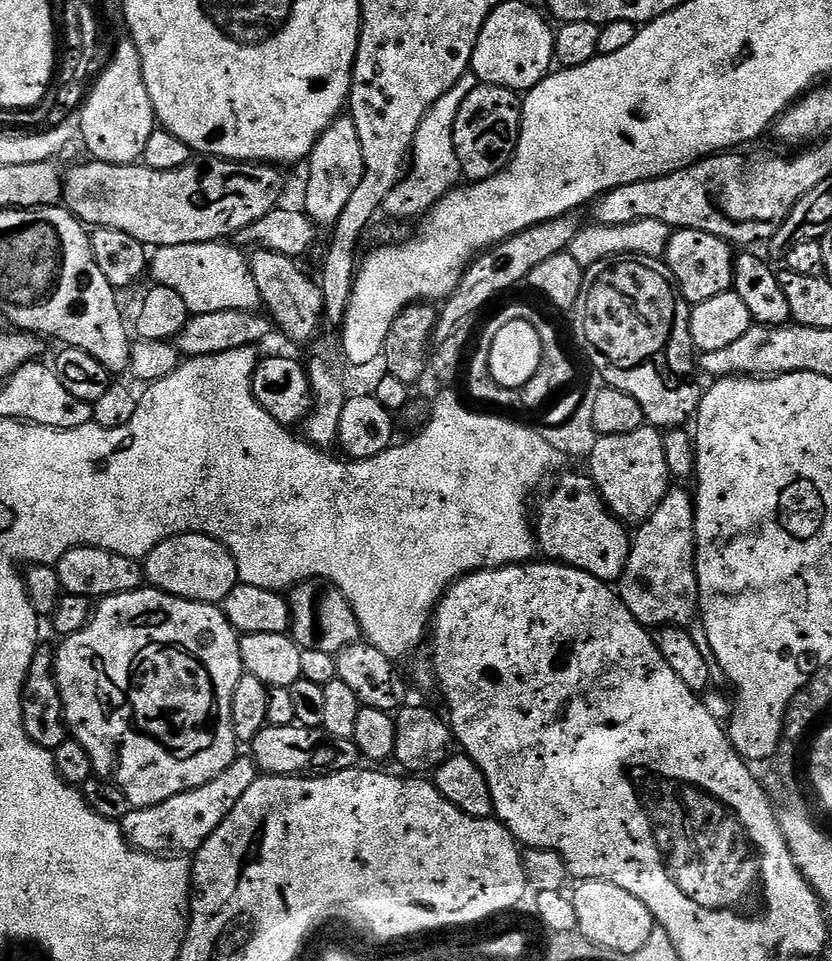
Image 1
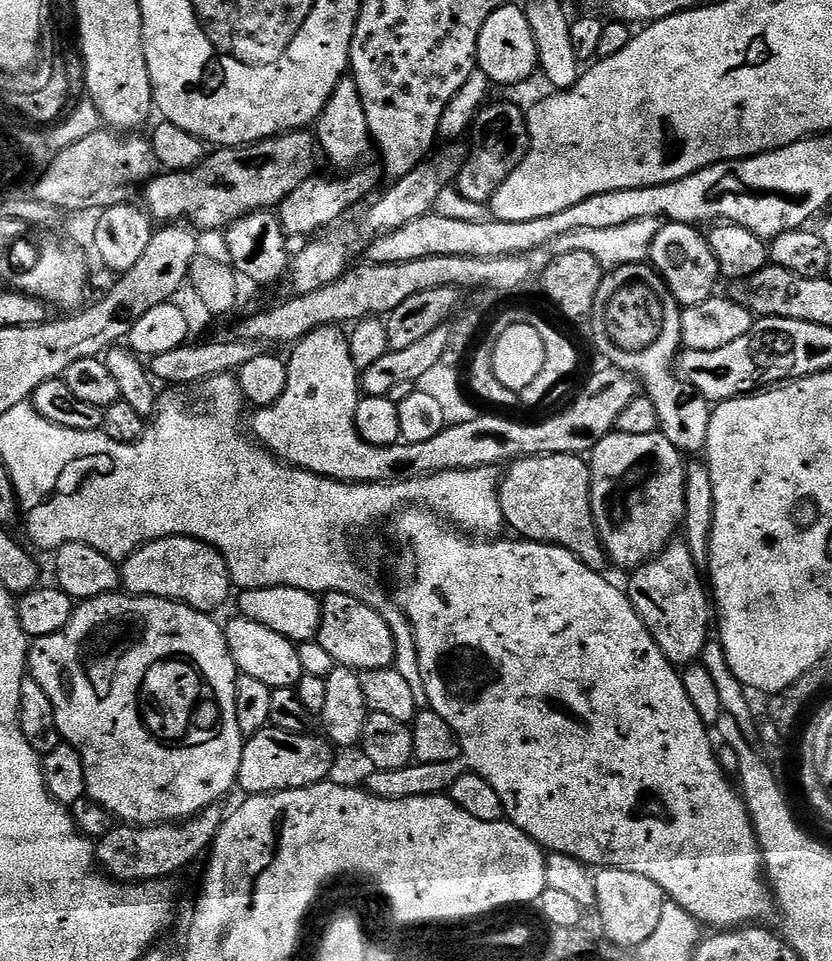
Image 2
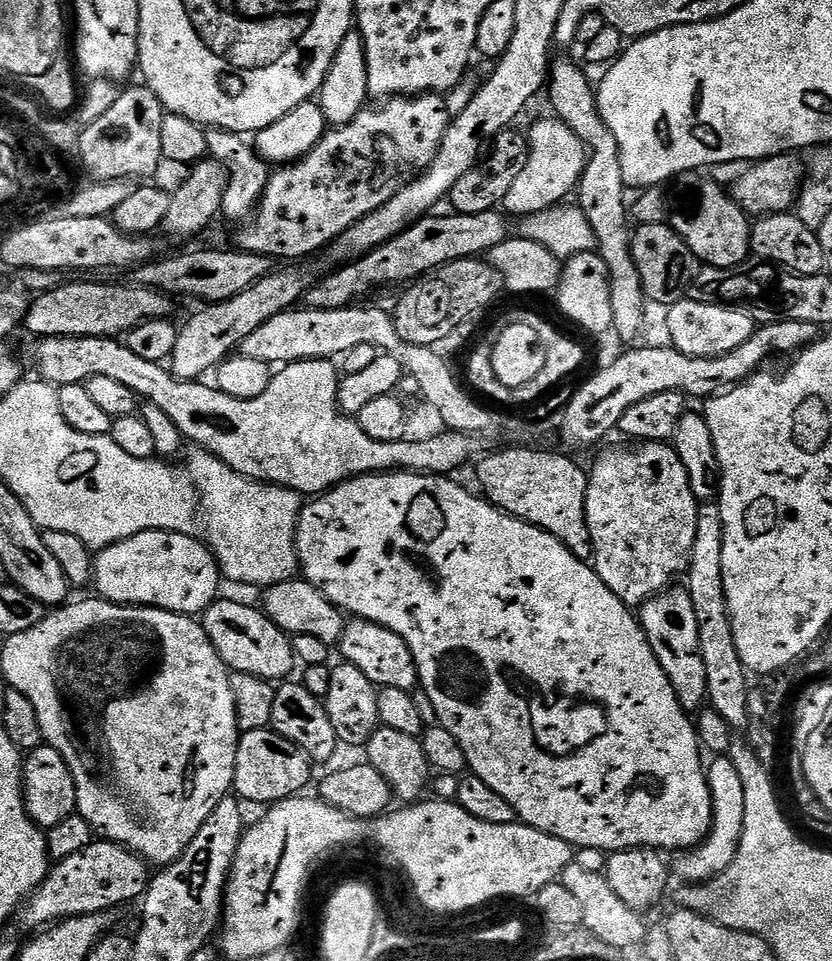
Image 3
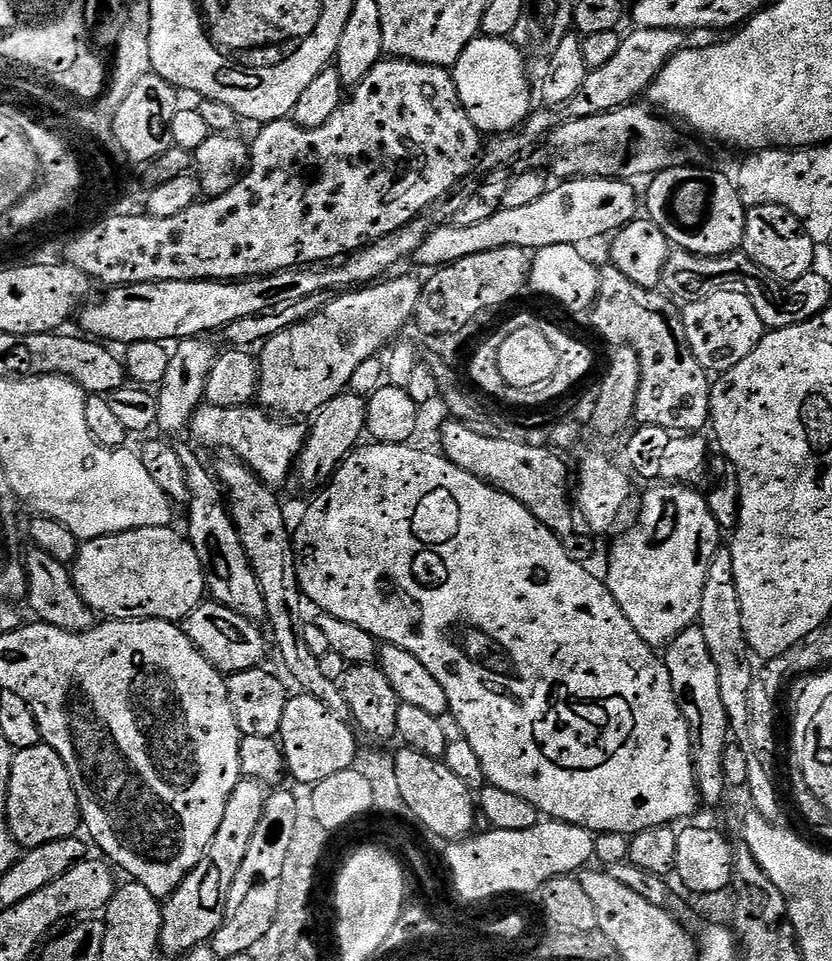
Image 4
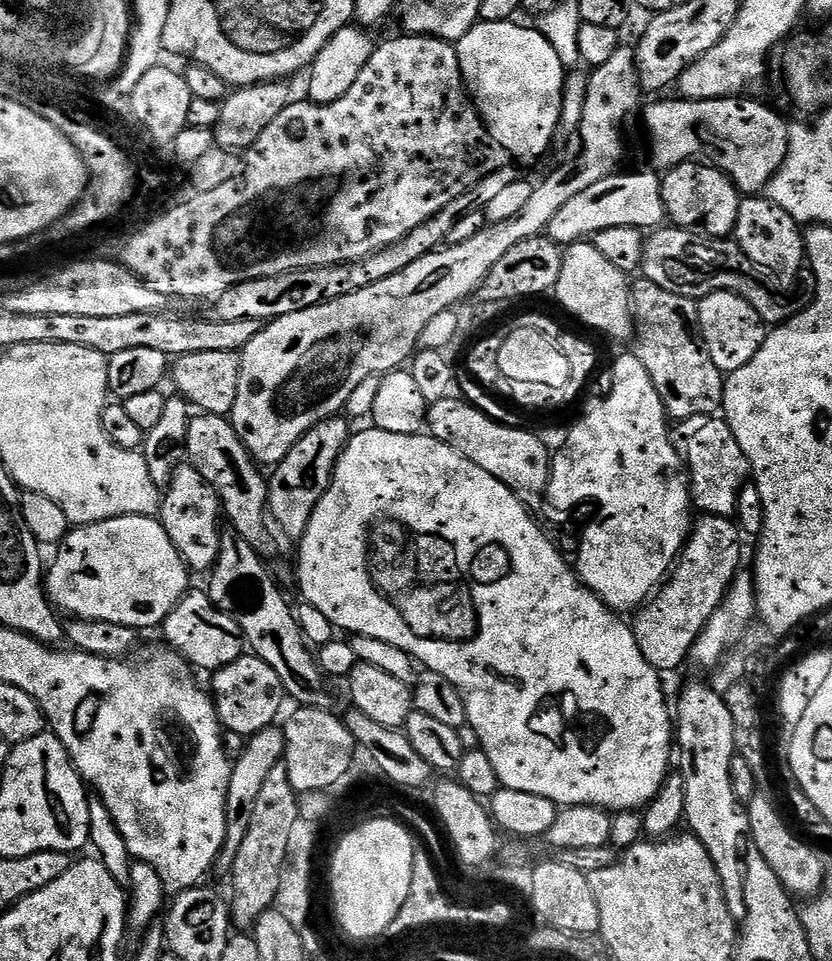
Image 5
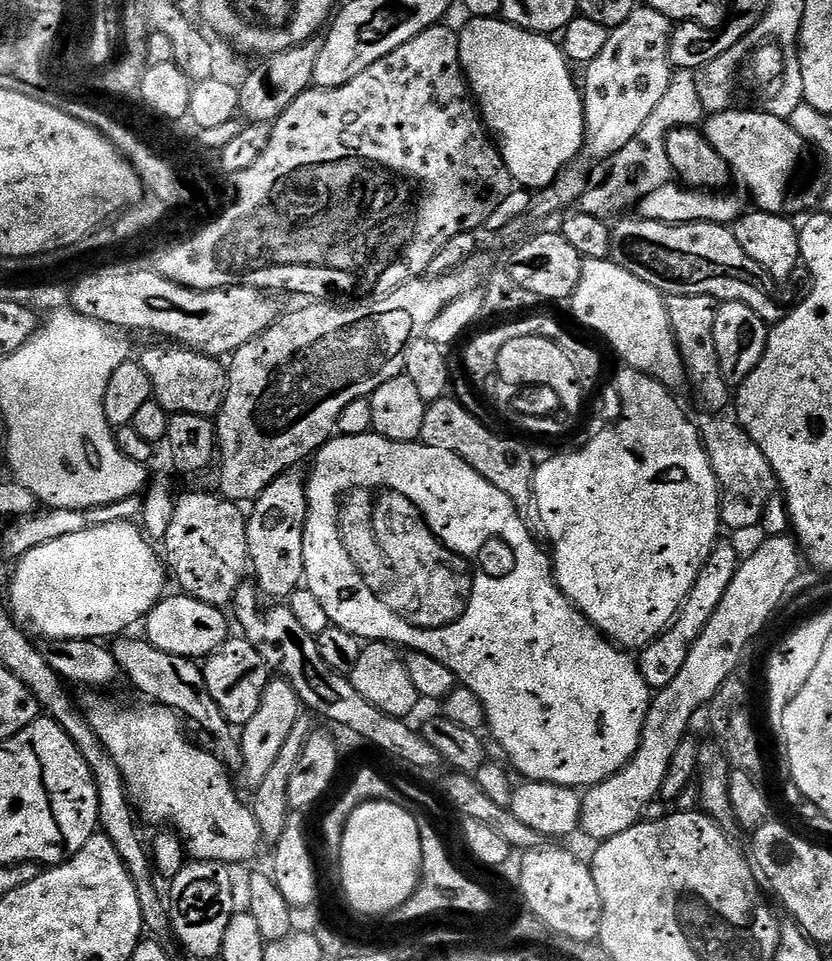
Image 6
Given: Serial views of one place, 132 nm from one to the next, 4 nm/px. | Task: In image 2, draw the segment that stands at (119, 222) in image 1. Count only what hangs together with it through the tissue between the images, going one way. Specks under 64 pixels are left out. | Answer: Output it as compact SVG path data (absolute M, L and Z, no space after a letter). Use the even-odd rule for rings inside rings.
M306 130L272 136L241 148L217 149L197 170L153 177L144 190L144 204L155 221L170 224L188 218L197 231L221 231L246 213L277 207L302 182L311 179L317 152L315 137Z

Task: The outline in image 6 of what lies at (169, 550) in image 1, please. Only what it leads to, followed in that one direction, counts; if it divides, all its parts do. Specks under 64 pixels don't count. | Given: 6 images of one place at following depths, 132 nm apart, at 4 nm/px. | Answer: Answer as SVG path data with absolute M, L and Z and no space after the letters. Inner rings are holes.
M116 521L111 525L89 526L78 534L32 548L19 557L15 561L12 589L8 592L11 615L21 625L29 624L38 635L48 640L76 640L72 642L104 642L107 636L116 636L134 627L139 620L141 623L165 595L166 568L157 551L155 554L150 548L152 546L143 531L134 525Z

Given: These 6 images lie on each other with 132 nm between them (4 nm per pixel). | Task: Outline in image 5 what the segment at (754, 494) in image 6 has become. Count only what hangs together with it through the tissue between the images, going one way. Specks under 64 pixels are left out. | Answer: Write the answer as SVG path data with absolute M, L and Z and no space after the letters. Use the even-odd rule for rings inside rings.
M715 415L695 416L683 421L679 428L684 441L679 441L678 448L686 465L693 505L710 516L735 517L740 495L750 480L750 469L746 454L742 454L742 446L738 446L727 420Z

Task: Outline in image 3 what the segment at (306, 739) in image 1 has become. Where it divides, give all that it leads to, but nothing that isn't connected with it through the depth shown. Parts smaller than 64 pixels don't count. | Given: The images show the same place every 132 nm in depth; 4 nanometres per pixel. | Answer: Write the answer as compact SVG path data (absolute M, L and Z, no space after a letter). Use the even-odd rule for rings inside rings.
M267 728L241 733L235 754L235 778L233 791L245 803L271 806L303 793L314 771L314 765L304 751L288 739Z

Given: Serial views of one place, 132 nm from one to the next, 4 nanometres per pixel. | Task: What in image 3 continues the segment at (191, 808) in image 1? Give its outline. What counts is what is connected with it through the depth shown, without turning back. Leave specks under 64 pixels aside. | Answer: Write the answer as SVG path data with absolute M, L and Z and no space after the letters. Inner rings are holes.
M96 838L86 850L51 865L48 876L19 909L18 921L24 928L44 930L69 916L108 914L119 904L139 901L148 891L149 883L150 865L143 856L120 844Z

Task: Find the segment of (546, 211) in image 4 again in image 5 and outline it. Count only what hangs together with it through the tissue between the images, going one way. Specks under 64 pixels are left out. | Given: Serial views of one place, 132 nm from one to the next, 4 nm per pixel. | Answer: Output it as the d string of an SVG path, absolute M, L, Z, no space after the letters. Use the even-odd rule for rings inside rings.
M655 171L628 172L625 176L613 174L602 182L594 182L590 190L576 194L548 223L546 235L561 246L587 241L602 230L630 226L641 230L656 230L665 223L664 198L660 189L661 177Z

